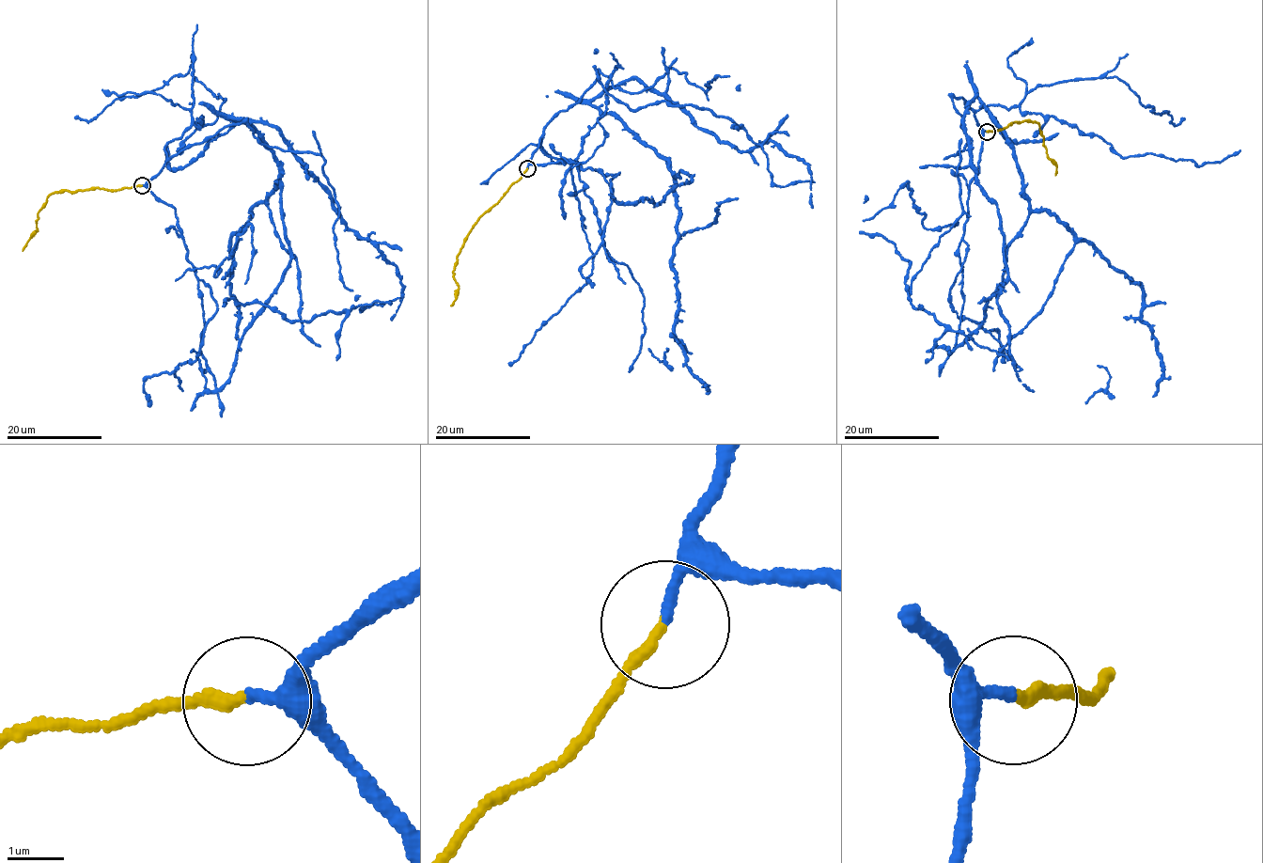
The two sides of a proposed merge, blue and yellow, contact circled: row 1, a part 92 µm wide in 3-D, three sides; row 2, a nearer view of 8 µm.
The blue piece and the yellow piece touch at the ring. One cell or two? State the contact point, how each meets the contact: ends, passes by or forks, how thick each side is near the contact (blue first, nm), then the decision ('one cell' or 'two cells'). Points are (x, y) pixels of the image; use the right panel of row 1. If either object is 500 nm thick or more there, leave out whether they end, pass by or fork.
at (987, 132); blue ends there; yellow ends there; 160 nm thick on the blue side, 200 nm on the other; one cell

